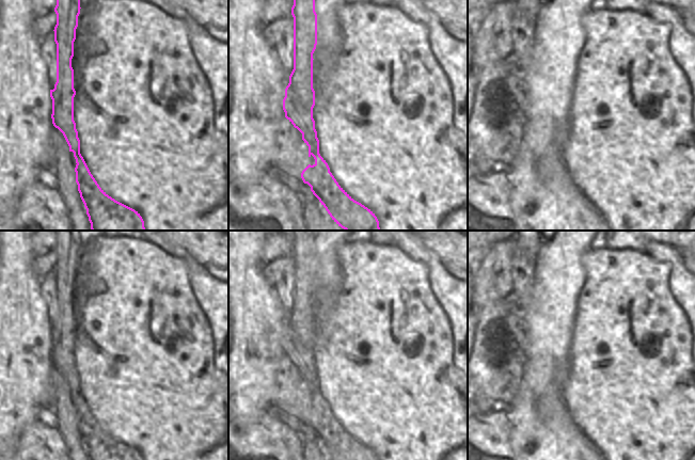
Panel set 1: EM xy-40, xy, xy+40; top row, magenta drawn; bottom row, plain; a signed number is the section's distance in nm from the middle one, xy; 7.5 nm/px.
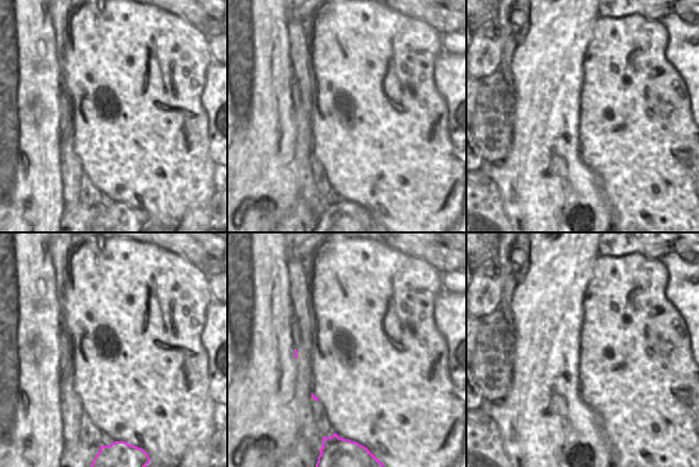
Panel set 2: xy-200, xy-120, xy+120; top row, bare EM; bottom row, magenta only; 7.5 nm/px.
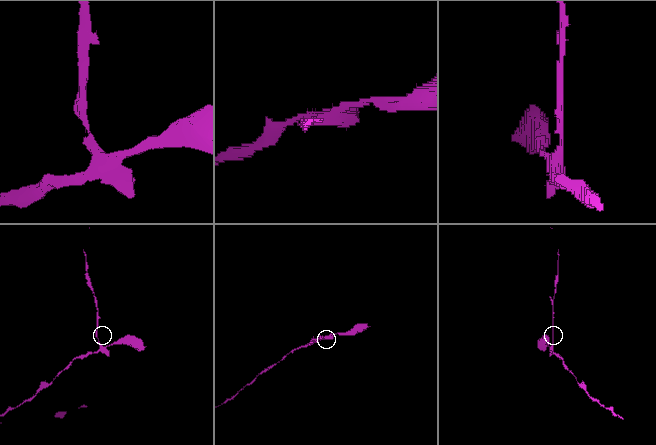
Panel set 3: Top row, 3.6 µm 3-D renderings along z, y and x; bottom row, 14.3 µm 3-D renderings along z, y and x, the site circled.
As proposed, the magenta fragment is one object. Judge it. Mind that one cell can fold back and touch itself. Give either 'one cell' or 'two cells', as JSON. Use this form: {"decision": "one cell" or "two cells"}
{"decision": "two cells"}

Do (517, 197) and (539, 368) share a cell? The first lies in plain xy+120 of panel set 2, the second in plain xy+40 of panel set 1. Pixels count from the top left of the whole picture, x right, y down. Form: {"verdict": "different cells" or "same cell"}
{"verdict": "same cell"}

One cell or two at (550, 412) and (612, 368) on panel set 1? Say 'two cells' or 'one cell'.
two cells

